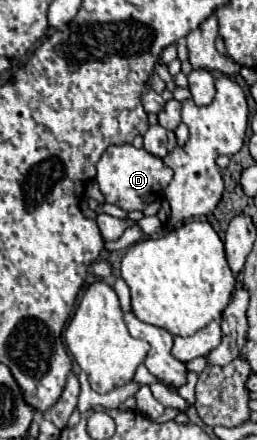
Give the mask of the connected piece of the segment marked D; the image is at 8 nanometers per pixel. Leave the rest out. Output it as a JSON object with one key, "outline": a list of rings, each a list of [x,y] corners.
{"outline":[[[132,143],[110,145],[98,165],[96,165],[96,181],[106,199],[106,203],[116,205],[124,211],[144,211],[156,199],[162,199],[166,187],[170,185],[174,173],[172,169],[156,155],[148,153],[144,147],[136,149]]]}

